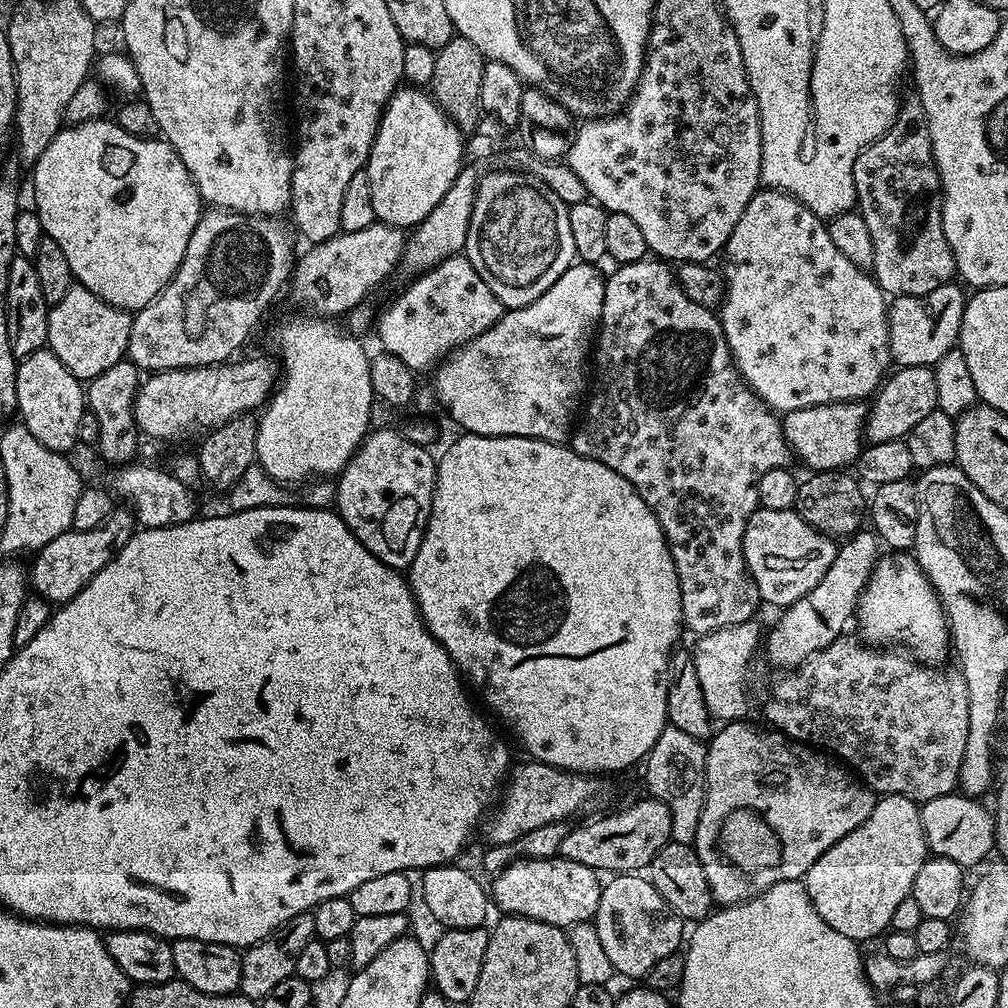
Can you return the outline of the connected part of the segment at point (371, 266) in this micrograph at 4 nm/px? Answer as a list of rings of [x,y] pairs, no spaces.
[[[379,222],[366,226],[366,230],[354,230],[353,232],[340,232],[334,238],[330,238],[321,244],[313,244],[307,250],[304,257],[295,261],[290,277],[290,289],[292,296],[301,304],[301,309],[309,313],[325,318],[340,318],[361,307],[368,296],[388,275],[394,273],[400,267],[400,259],[404,253],[404,241],[406,232],[403,228],[396,228],[392,224]]]

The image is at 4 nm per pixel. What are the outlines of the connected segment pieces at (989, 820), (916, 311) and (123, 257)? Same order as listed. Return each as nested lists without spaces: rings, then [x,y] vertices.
[[[953,794],[942,798],[930,798],[920,804],[922,830],[931,855],[950,858],[966,870],[972,870],[988,855],[993,855],[996,847],[996,817],[979,799],[963,794]]]
[[[956,282],[938,286],[930,294],[895,297],[888,306],[888,345],[892,360],[902,368],[935,366],[942,354],[957,347],[965,303],[965,289]]]
[[[108,118],[88,120],[85,124],[61,127],[59,134],[50,142],[50,146],[46,146],[46,150],[42,150],[42,154],[36,159],[31,172],[32,192],[36,195],[34,211],[42,222],[44,235],[54,238],[54,242],[58,242],[58,246],[62,246],[62,250],[70,262],[70,270],[75,283],[98,294],[98,298],[102,298],[108,304],[113,304],[116,308],[139,310],[145,308],[172,281],[172,275],[178,270],[178,266],[186,254],[186,242],[190,242],[190,234],[194,234],[194,226],[202,211],[202,201],[200,191],[196,189],[196,184],[190,178],[182,158],[178,158],[178,154],[170,147],[167,140],[126,134],[126,130],[122,130],[120,124]]]

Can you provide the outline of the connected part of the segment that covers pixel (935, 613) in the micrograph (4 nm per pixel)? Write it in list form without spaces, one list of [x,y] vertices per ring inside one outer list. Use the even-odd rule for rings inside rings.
[[[896,550],[887,556],[881,555],[872,568],[870,578],[866,582],[864,592],[856,603],[854,613],[855,623],[860,623],[859,635],[872,646],[903,646],[913,657],[918,660],[936,664],[950,652],[950,629],[948,618],[944,615],[944,607],[940,605],[940,599],[933,588],[932,583],[926,578],[926,574],[920,569],[920,563],[915,555],[904,550]]]

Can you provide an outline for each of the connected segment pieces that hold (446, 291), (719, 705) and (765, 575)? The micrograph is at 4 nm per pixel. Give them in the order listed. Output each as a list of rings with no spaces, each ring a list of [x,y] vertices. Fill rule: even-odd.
[[[463,254],[446,258],[428,271],[409,279],[407,283],[397,294],[396,301],[378,312],[374,332],[380,335],[379,347],[383,351],[394,354],[394,358],[402,358],[402,362],[406,362],[406,366],[410,366],[410,370],[417,374],[423,374],[427,368],[435,369],[438,361],[448,353],[455,352],[461,344],[469,344],[474,338],[493,328],[506,311],[494,290],[490,290],[490,286],[486,286],[486,282],[478,278],[478,270],[474,270],[474,266]]]
[[[755,619],[738,622],[734,626],[705,632],[699,637],[696,648],[691,649],[694,670],[698,672],[698,683],[702,686],[702,698],[706,700],[713,721],[731,722],[744,720],[748,708],[748,696],[744,693],[744,679],[748,676],[748,663],[756,652],[756,643],[761,643],[762,632]]]
[[[757,506],[746,522],[744,564],[758,586],[761,601],[783,610],[818,586],[822,574],[830,570],[830,562],[834,562],[837,547],[833,537],[810,526],[794,510],[766,510]]]

